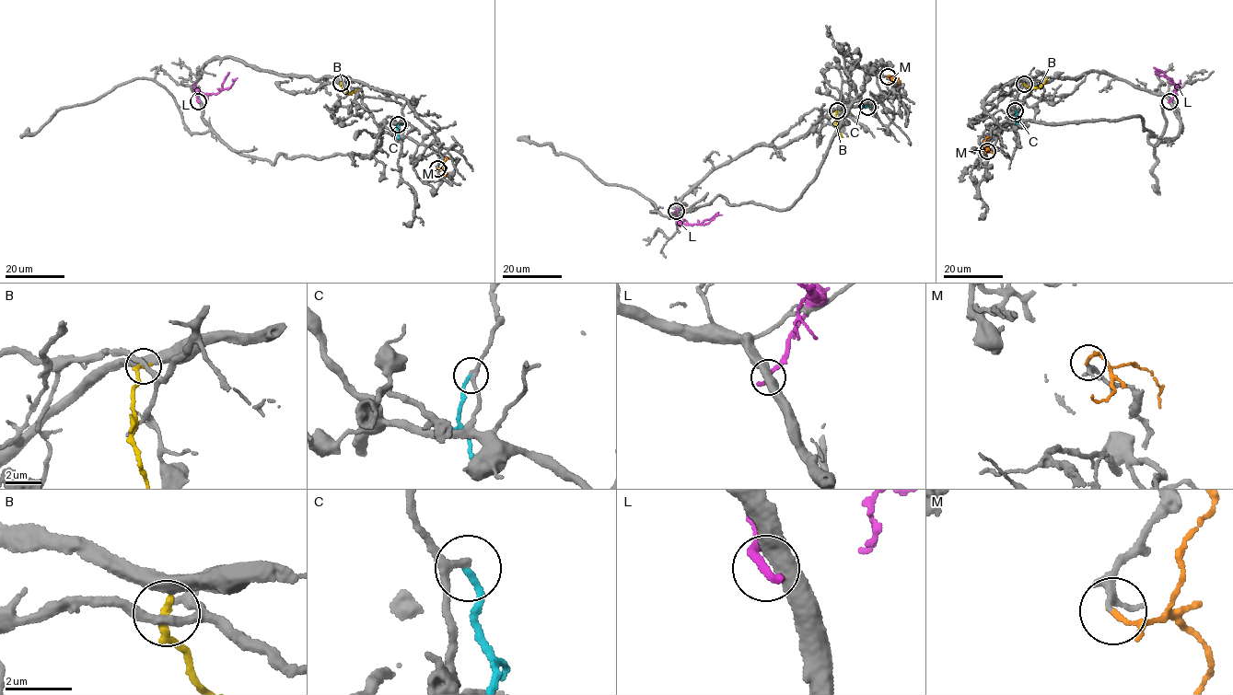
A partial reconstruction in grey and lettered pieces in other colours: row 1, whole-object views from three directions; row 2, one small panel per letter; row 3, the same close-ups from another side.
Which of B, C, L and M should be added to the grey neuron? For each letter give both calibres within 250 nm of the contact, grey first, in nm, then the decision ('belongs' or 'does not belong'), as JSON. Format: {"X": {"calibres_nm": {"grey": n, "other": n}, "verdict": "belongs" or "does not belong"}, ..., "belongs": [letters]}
{"B": {"calibres_nm": {"grey": 260, "other": 240}, "verdict": "belongs"}, "C": {"calibres_nm": {"grey": 200, "other": 190}, "verdict": "does not belong"}, "L": {"calibres_nm": {"grey": 500, "other": 300}, "verdict": "does not belong"}, "M": {"calibres_nm": {"grey": 170, "other": 150}, "verdict": "does not belong"}, "belongs": ["B"]}

